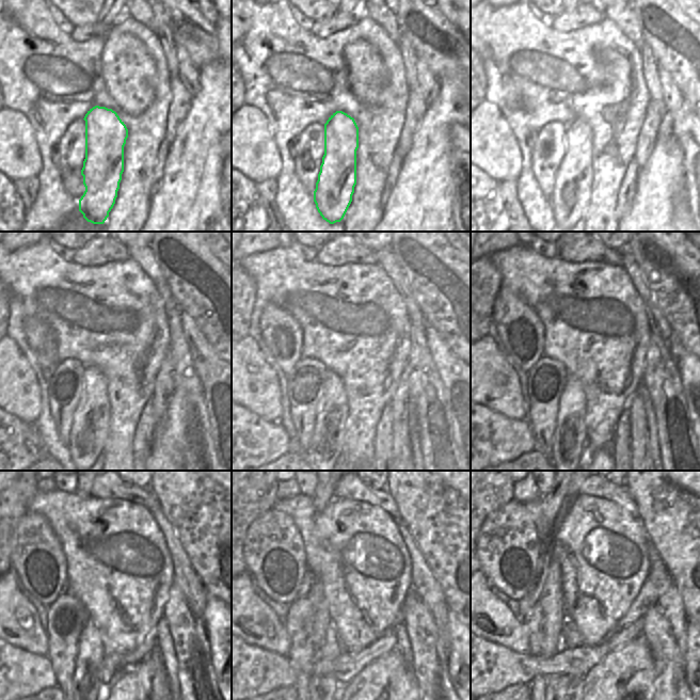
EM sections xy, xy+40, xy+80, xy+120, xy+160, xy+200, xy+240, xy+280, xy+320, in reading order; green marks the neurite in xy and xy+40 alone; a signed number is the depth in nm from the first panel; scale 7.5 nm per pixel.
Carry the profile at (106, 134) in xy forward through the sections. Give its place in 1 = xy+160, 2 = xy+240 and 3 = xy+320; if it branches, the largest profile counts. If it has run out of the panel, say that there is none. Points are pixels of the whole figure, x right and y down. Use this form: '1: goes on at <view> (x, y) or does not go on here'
1: goes on at xy+160 (327, 446)
2: goes on at xy+240 (89, 679)
3: goes on at xy+320 (559, 687)

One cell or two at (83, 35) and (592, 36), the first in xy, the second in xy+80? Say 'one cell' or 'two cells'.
two cells

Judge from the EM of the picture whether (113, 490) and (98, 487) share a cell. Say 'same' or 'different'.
same

